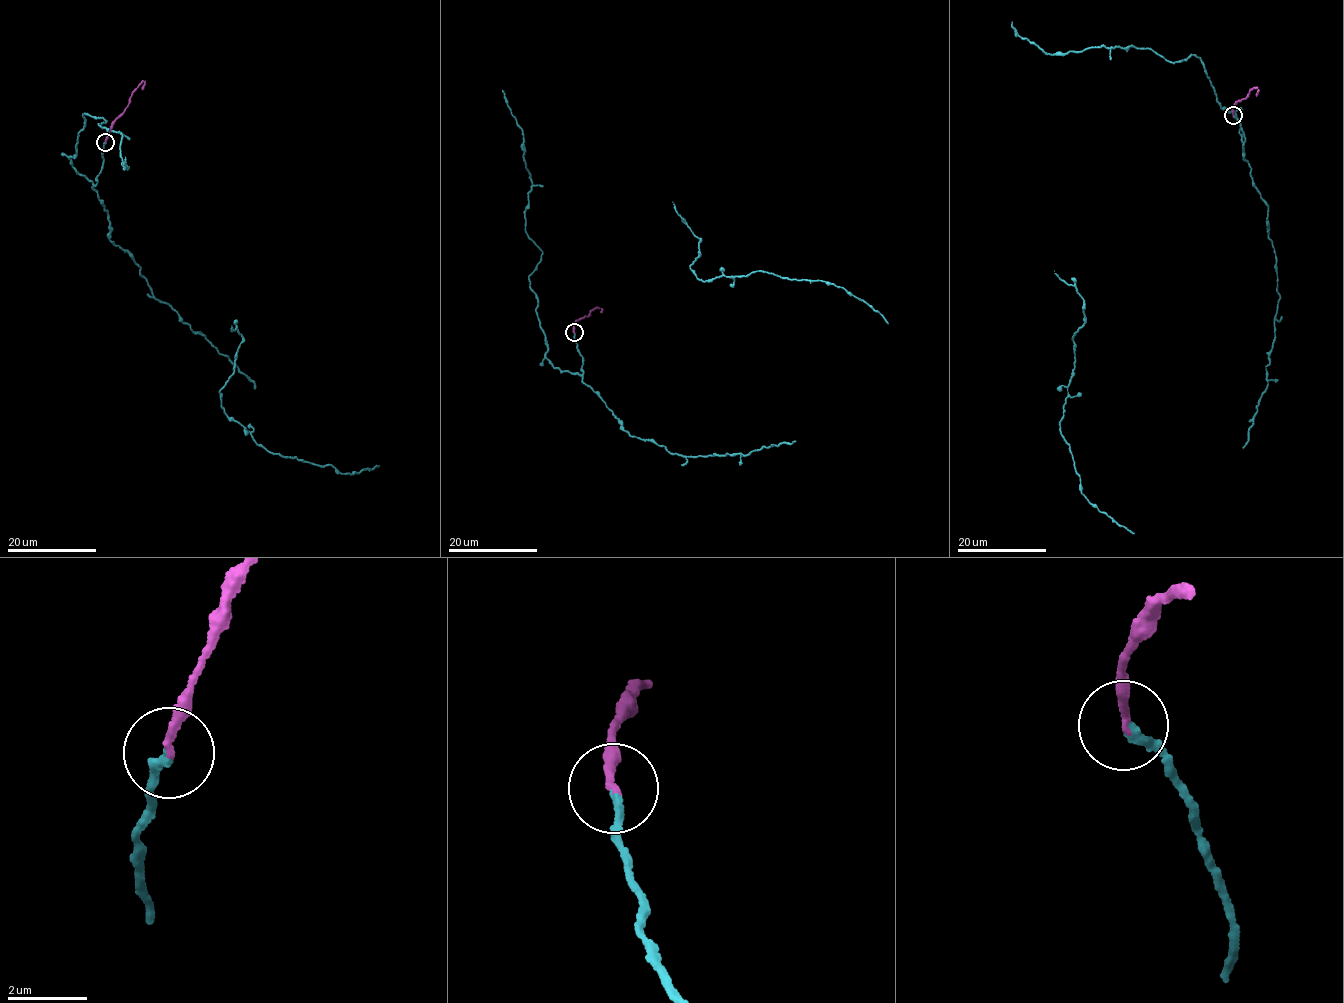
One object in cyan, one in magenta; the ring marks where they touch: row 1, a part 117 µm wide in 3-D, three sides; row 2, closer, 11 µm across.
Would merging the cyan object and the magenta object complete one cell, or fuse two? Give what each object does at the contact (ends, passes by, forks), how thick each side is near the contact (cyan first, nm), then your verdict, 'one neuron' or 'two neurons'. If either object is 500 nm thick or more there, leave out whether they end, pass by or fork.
cyan ends there; magenta ends there; 200 nm thick on the cyan side, 190 nm on the other; one neuron

